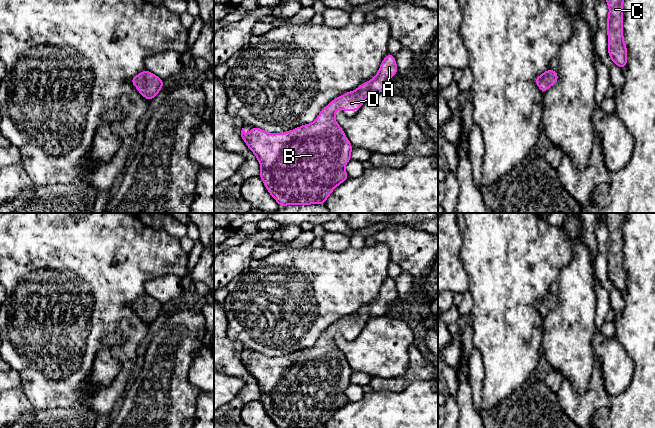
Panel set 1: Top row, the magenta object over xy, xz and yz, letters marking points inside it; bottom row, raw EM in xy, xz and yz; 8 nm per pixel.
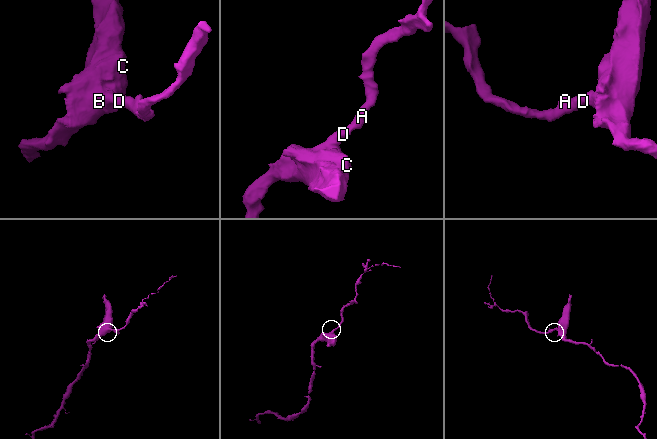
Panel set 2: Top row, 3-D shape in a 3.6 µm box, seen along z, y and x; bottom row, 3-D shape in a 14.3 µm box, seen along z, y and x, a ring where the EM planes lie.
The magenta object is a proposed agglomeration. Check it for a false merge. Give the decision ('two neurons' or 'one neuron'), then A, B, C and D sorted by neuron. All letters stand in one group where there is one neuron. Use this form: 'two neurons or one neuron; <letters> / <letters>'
one neuron; A B C D

